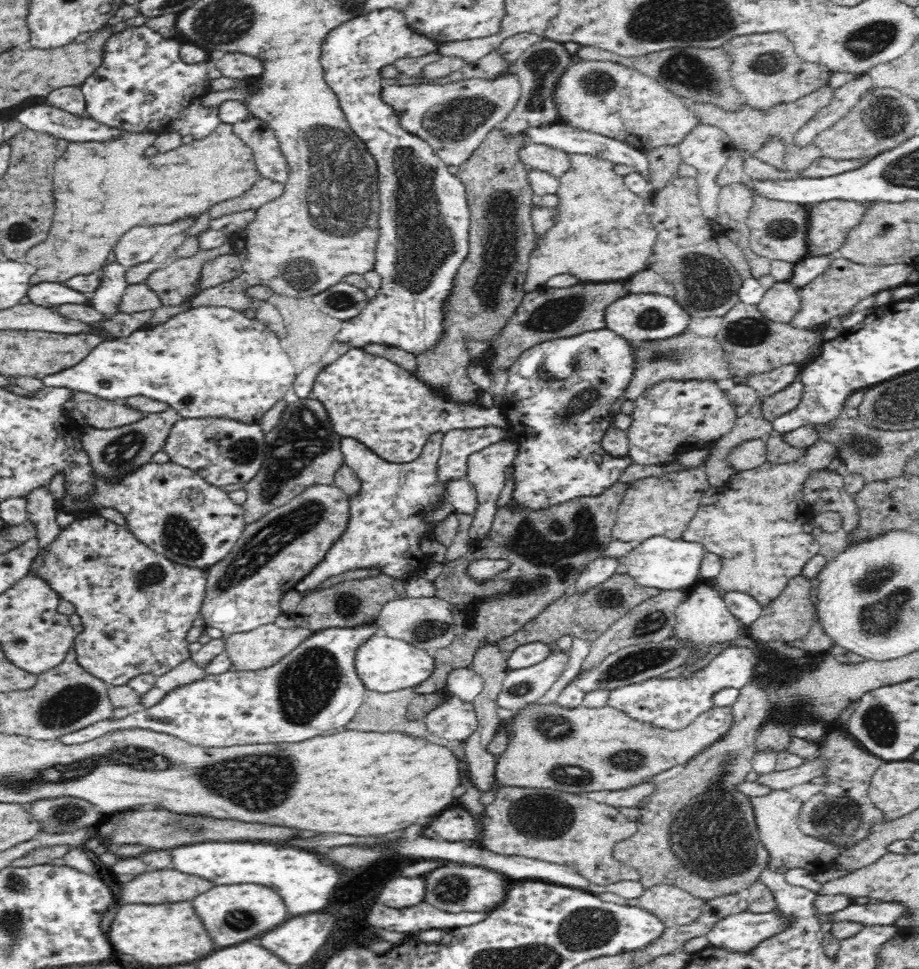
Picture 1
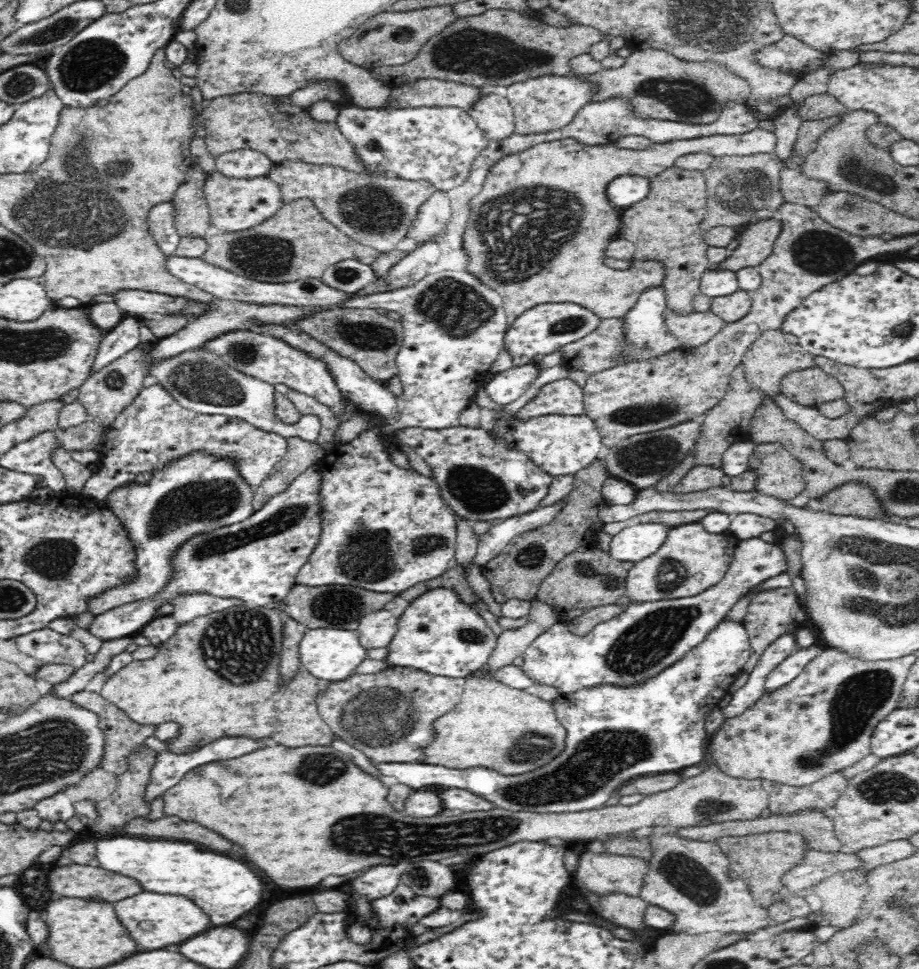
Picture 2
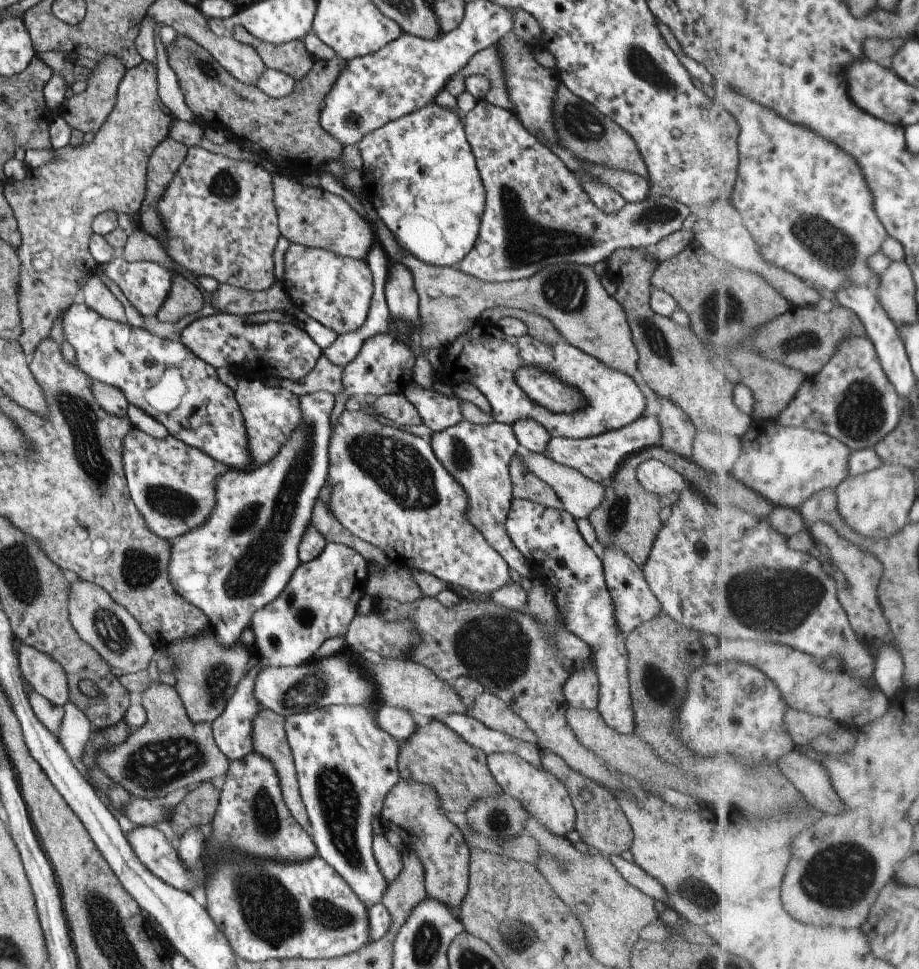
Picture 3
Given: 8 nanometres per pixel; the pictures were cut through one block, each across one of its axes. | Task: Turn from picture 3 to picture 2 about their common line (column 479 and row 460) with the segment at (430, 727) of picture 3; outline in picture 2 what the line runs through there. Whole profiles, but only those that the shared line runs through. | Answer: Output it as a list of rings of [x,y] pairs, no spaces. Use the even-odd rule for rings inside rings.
[[[778,443],[755,444],[750,469],[758,473],[756,490],[762,494],[788,501],[805,489],[803,465]]]

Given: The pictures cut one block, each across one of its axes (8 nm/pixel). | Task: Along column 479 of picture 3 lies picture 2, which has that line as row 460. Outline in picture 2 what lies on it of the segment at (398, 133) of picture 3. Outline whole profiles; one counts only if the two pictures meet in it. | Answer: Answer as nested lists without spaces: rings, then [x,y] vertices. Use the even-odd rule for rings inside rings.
[[[194,452],[194,454],[188,454],[188,456],[176,460],[176,462],[170,462],[170,466],[156,470],[151,475],[151,480],[145,485],[132,482],[120,486],[112,494],[108,494],[103,501],[106,508],[110,508],[114,514],[118,514],[118,519],[122,521],[131,541],[134,542],[134,550],[138,555],[136,558],[138,580],[130,582],[126,586],[118,586],[114,590],[108,590],[98,598],[90,598],[88,610],[94,616],[121,604],[154,596],[162,587],[166,586],[172,576],[169,558],[174,549],[182,546],[184,542],[198,533],[245,521],[256,511],[252,506],[253,487],[244,482],[244,479],[237,473],[235,466],[227,460],[221,460],[221,458],[218,460],[203,452]]]

